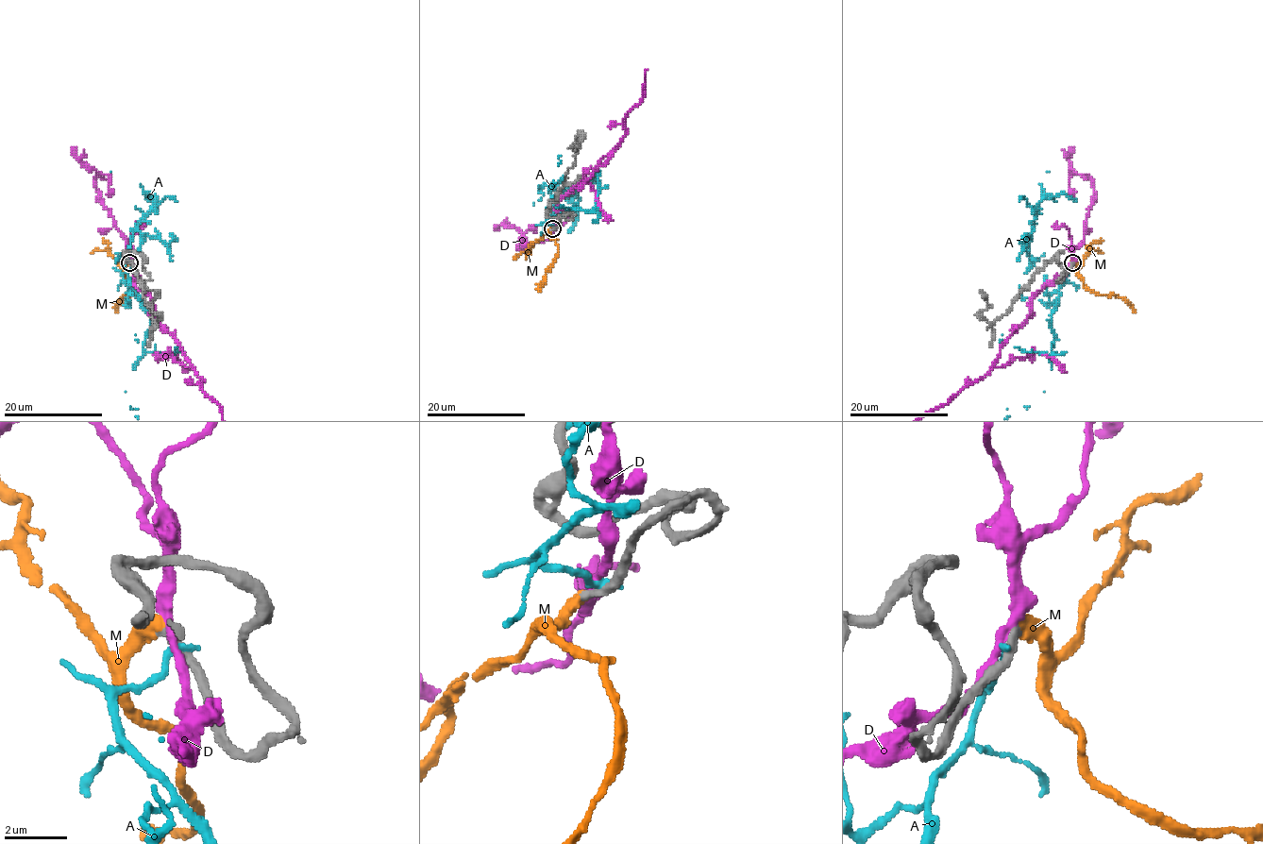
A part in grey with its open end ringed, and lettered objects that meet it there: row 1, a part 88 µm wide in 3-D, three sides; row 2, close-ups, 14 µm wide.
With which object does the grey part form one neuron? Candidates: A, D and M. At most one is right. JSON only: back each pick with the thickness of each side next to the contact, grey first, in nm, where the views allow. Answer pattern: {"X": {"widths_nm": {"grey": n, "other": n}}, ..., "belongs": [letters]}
{"M": {"widths_nm": {"grey": 300, "other": 480}}, "belongs": ["M"]}

